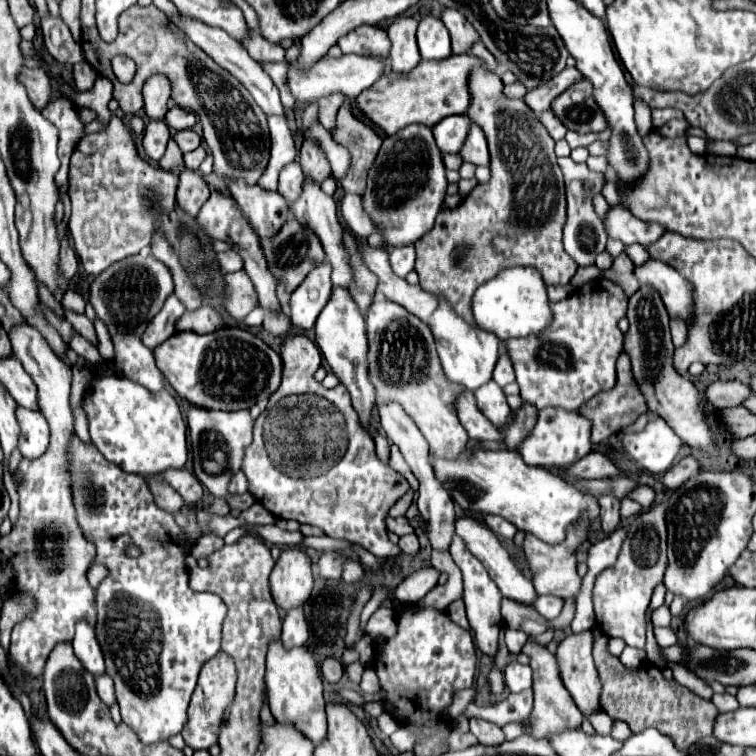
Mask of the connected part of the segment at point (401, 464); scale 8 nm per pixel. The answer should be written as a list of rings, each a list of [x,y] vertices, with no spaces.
[[[391,446],[391,462],[389,462],[389,466],[391,466],[393,470],[397,470],[401,476],[405,476],[405,480],[409,482],[409,486],[411,486],[413,490],[417,490],[417,488],[419,488],[417,478],[415,478],[415,476],[413,476],[413,472],[409,470],[409,466],[407,466],[405,458],[401,458],[401,452],[397,450],[397,446]]]

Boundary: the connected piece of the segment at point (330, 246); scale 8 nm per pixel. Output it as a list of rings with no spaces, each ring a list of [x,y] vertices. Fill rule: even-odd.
[[[305,176],[305,180],[303,180],[303,194],[301,194],[301,198],[297,202],[293,202],[289,206],[289,210],[291,210],[291,216],[299,218],[303,224],[307,224],[311,230],[315,230],[315,234],[321,238],[321,244],[323,244],[325,254],[327,254],[327,262],[333,266],[333,274],[331,274],[333,284],[347,288],[351,278],[353,278],[353,272],[351,272],[349,264],[347,264],[347,252],[343,250],[343,244],[341,244],[343,226],[341,226],[339,216],[337,216],[335,200],[321,190],[319,182],[313,182],[313,178]]]

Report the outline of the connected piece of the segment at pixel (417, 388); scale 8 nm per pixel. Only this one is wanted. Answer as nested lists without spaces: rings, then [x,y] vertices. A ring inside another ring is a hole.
[[[381,300],[373,304],[387,304],[387,310],[369,310],[365,318],[369,338],[369,378],[377,390],[377,404],[387,400],[401,402],[405,412],[427,438],[431,454],[455,458],[469,440],[455,410],[461,386],[453,386],[445,378],[435,350],[435,340],[427,324],[395,302]]]

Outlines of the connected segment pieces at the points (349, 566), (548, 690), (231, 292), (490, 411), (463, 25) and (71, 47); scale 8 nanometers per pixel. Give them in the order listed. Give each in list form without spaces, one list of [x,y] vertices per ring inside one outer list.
[[[349,558],[349,562],[345,564],[343,580],[345,580],[345,582],[349,582],[349,584],[353,584],[353,582],[361,582],[363,578],[365,578],[365,572],[363,572],[363,568],[361,568],[357,562],[353,562],[353,560]]]
[[[531,640],[525,644],[523,652],[529,654],[529,658],[531,658],[535,704],[533,704],[533,712],[529,716],[529,730],[525,730],[525,726],[521,726],[521,722],[509,722],[509,724],[503,726],[505,740],[515,740],[521,734],[531,734],[533,738],[549,738],[549,736],[559,734],[563,730],[579,728],[581,726],[581,720],[583,720],[583,714],[575,706],[575,702],[573,702],[571,694],[567,692],[567,688],[563,686],[563,680],[559,676],[559,668],[557,668],[555,656],[547,648],[543,648],[539,644],[533,644]]]
[[[245,270],[233,272],[225,276],[227,292],[225,292],[225,304],[223,308],[239,322],[245,320],[245,316],[257,306],[257,292],[253,282],[249,280]]]
[[[487,382],[485,386],[475,390],[475,398],[477,398],[477,406],[479,410],[491,420],[491,424],[501,430],[501,426],[507,426],[511,408],[507,404],[507,398],[501,390],[501,386],[497,386],[497,382]]]
[[[443,10],[441,20],[445,22],[449,34],[451,34],[451,50],[453,54],[463,54],[469,52],[475,42],[479,42],[480,36],[476,30],[467,22],[463,14],[457,10]]]
[[[47,14],[41,22],[41,32],[47,52],[59,63],[85,62],[81,44],[73,40],[69,28],[61,18]]]

